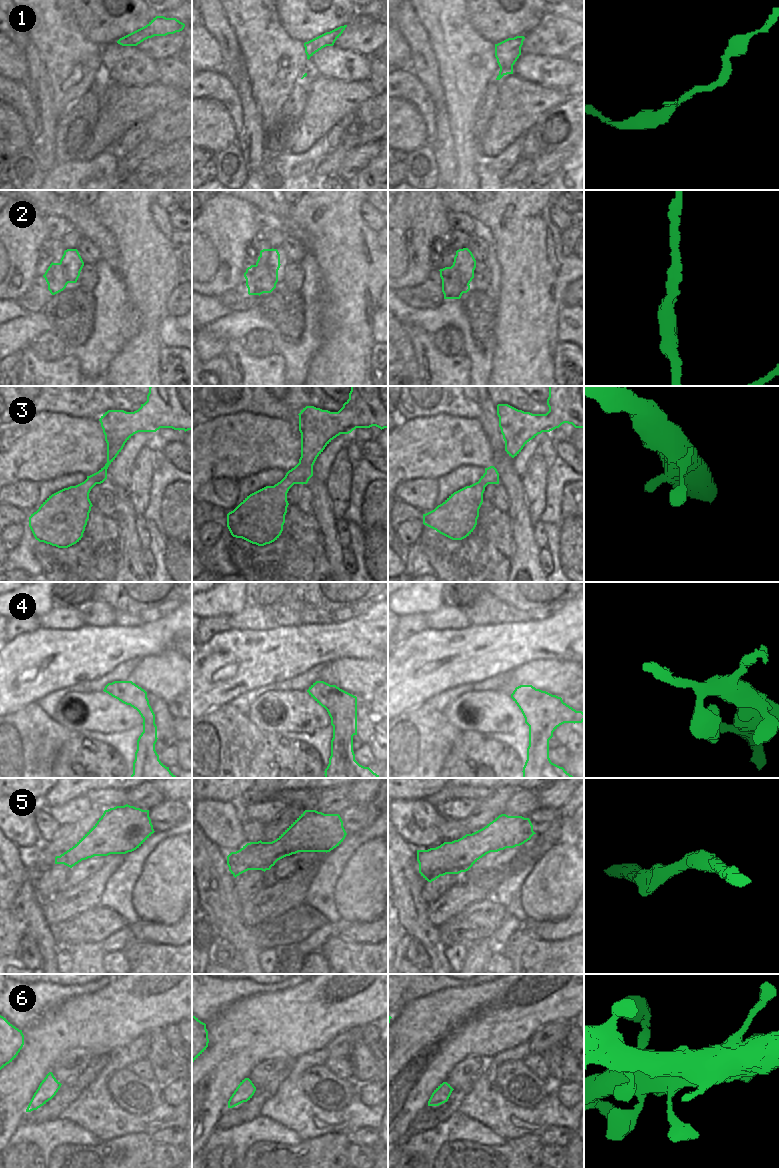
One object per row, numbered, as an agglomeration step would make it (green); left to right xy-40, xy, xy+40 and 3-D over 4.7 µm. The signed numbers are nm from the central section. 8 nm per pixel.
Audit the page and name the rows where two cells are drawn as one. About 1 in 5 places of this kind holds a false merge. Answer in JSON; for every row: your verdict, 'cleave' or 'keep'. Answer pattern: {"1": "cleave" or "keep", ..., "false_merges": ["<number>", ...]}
{"1": "keep", "2": "keep", "3": "keep", "4": "keep", "5": "keep", "6": "keep", "false_merges": []}

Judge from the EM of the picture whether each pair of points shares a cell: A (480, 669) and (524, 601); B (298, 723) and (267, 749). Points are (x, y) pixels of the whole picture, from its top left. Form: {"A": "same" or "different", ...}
{"A": "different", "B": "different"}

